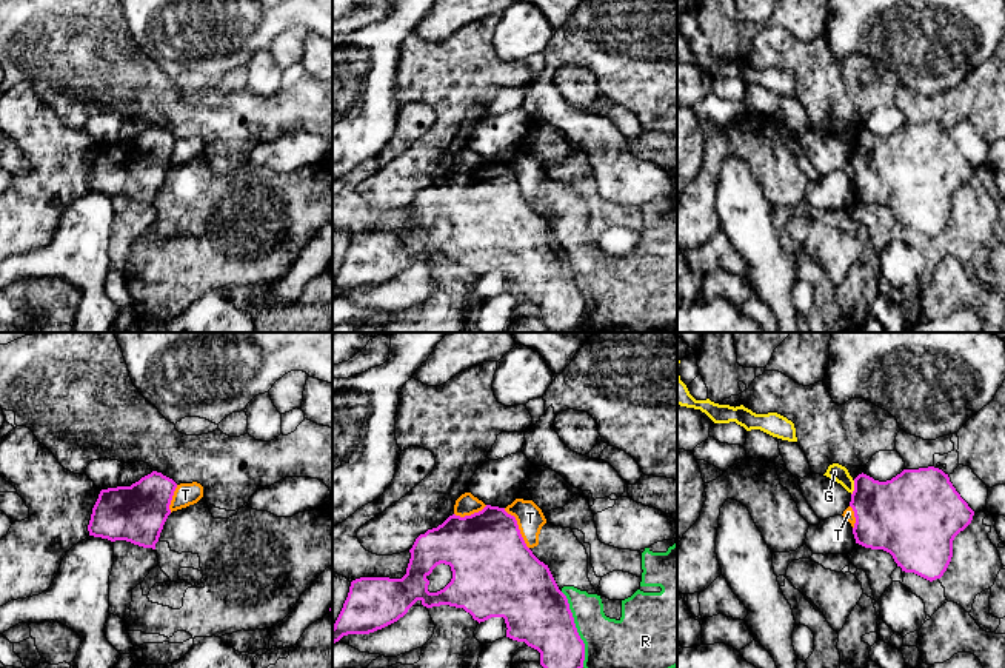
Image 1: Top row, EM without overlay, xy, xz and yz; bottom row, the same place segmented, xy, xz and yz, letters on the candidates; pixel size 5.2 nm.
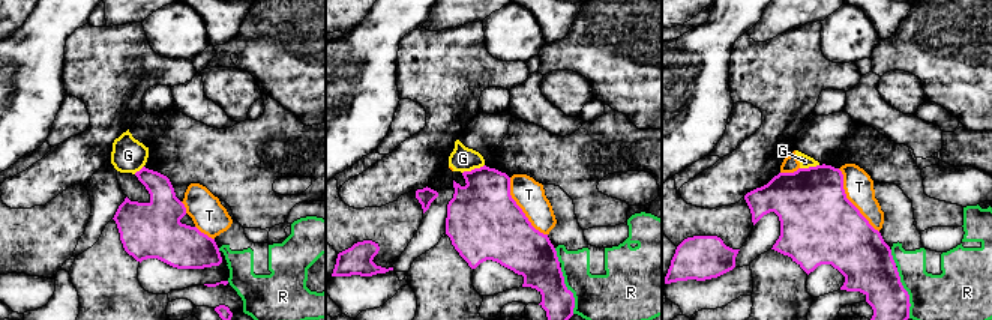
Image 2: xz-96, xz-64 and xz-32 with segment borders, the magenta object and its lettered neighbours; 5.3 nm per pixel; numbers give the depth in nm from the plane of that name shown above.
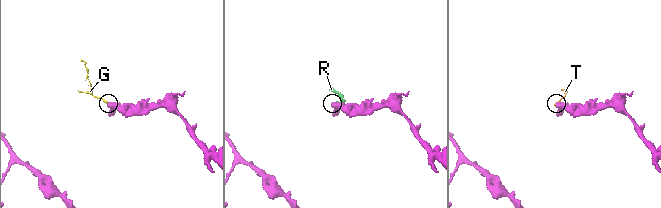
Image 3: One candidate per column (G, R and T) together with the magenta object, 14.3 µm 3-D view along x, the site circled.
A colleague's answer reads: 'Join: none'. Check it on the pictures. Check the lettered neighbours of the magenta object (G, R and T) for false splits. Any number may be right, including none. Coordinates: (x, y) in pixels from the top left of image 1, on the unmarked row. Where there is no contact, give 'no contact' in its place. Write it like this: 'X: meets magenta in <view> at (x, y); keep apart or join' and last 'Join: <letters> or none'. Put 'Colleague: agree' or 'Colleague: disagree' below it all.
G: meets magenta in yz at (854, 143); keep apart
R: meets magenta in xz at (576, 285); keep apart
T: meets magenta in xz at (517, 183); keep apart
Join: none
Colleague: agree

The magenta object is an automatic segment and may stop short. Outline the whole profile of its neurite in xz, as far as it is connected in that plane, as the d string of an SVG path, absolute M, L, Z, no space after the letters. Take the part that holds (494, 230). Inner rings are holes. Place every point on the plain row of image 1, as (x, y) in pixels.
M486 160L471 171L449 171L437 183L420 189L409 205L411 214L402 234L360 232L351 237L348 252L332 282L332 297L348 289L369 289L400 272L420 256L432 263L463 263L474 276L503 272L506 292L525 297L540 308L540 320L551 329L566 332L583 323L585 299L580 294L566 251L559 245L548 220L526 202L517 175L505 163ZM440 220L449 220L451 237L429 248L426 234Z

